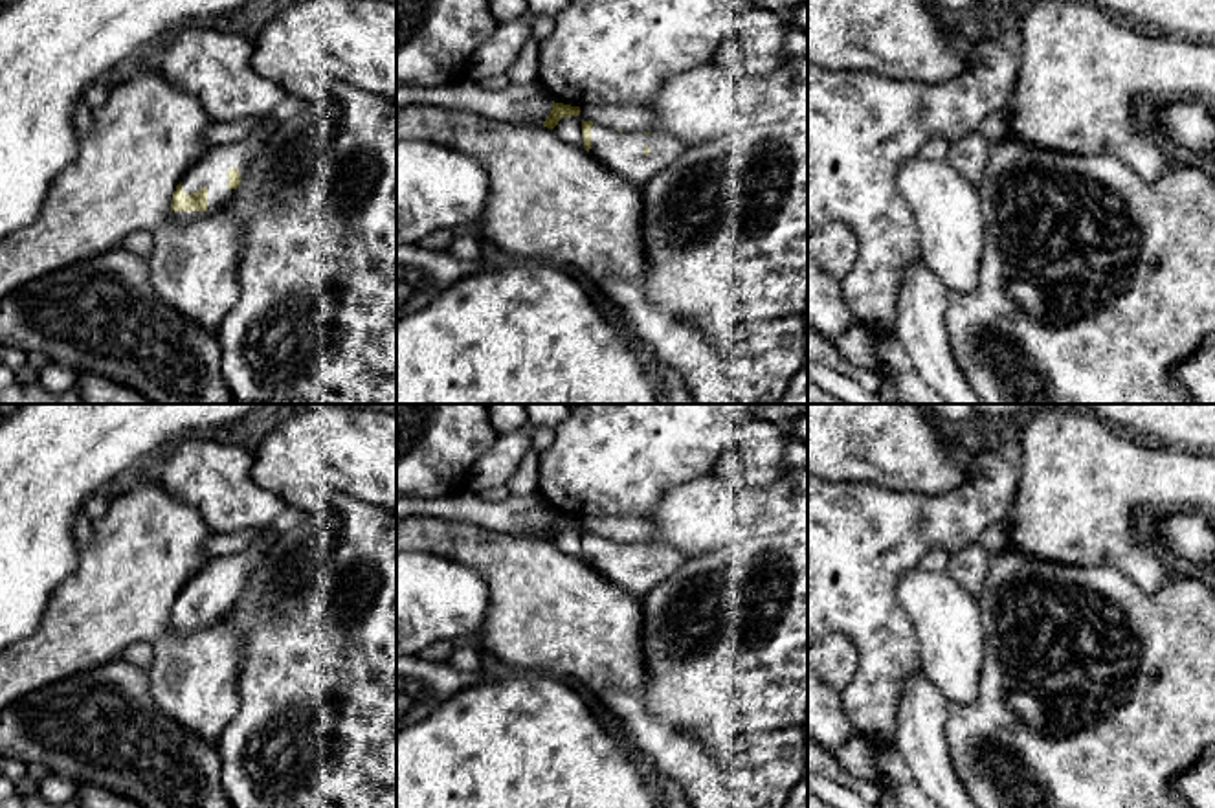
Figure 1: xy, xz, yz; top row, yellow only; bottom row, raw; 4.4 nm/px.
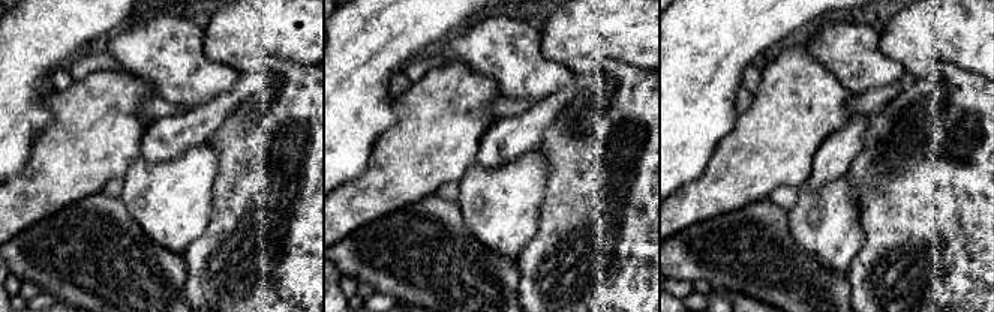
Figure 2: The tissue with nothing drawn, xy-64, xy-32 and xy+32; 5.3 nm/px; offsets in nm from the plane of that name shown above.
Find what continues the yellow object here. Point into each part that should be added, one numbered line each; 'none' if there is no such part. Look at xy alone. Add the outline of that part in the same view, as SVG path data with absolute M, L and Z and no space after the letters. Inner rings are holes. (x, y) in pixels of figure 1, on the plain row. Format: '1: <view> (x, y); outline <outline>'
1: xy (211, 581); outline M292 512L284 522L279 522L266 534L262 534L255 544L248 549L213 558L202 569L198 569L184 586L182 600L191 606L207 600L207 621L206 623L171 623L174 634L195 634L200 628L206 628L224 617L235 600L228 599L228 582L237 578L240 589L248 584L251 569L262 560L268 547L275 542L275 538L294 522L301 518L299 512Z

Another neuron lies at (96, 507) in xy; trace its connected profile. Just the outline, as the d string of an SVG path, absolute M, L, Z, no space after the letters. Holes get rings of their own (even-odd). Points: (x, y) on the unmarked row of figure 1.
M105 490L95 492L86 503L84 503L84 514L92 523L97 523L105 518L110 503L114 499L114 494L106 494Z

